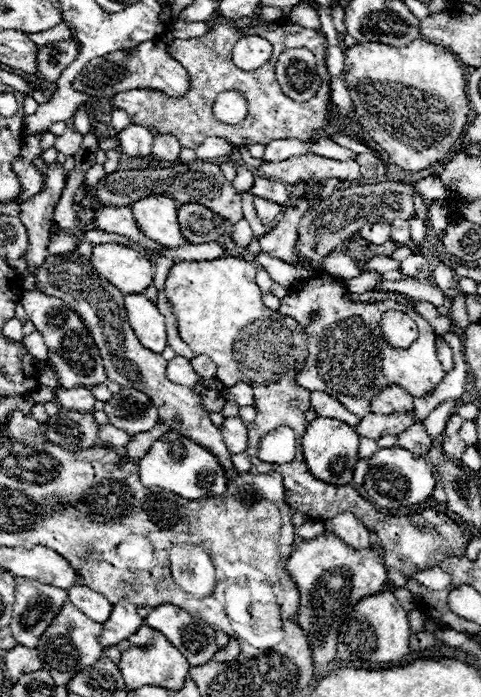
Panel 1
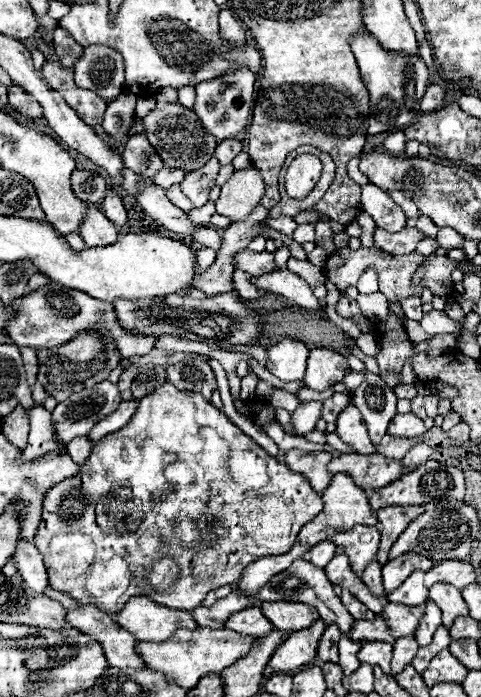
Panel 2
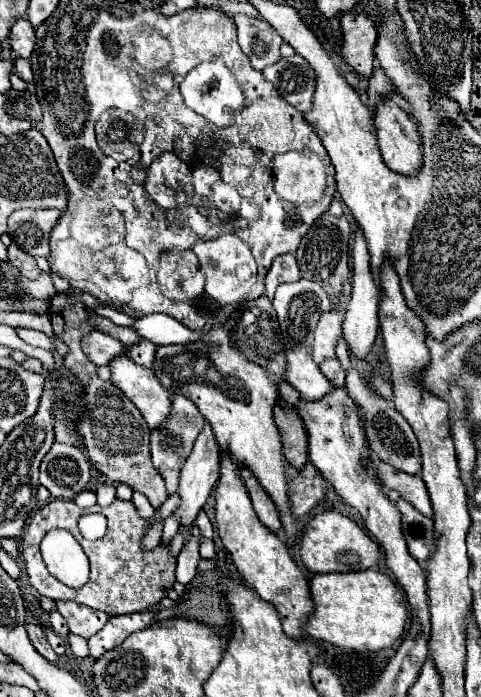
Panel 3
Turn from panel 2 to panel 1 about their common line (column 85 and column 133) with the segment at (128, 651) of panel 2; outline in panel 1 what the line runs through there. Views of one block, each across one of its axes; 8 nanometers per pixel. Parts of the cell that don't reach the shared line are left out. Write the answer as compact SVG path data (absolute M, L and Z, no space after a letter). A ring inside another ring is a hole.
M120 600L114 604L114 610L110 618L102 624L102 634L98 636L98 642L108 648L114 646L128 636L132 636L142 626L142 618L136 612L136 606L128 600Z

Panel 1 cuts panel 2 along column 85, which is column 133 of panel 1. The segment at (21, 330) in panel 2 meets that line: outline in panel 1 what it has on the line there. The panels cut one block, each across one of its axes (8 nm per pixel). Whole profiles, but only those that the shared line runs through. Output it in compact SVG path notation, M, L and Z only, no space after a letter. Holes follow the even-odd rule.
M124 294L126 316L136 338L148 350L160 354L166 348L166 322L144 294Z

